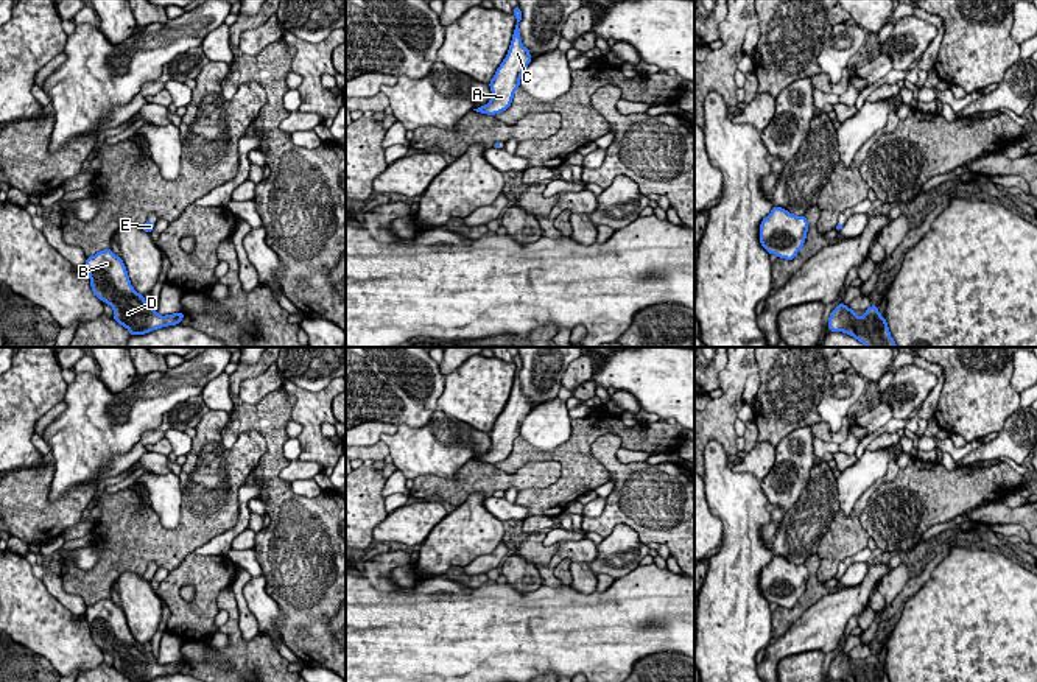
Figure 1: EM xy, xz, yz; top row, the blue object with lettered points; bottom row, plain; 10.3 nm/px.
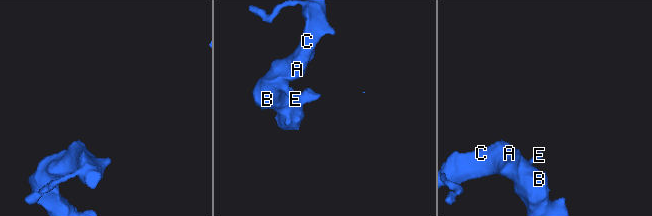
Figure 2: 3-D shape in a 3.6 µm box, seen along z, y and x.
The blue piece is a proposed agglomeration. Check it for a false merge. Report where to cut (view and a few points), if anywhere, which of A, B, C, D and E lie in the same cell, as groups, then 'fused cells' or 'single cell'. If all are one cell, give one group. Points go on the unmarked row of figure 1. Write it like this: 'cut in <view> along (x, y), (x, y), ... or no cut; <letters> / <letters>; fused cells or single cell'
no cut; A B C D E; single cell

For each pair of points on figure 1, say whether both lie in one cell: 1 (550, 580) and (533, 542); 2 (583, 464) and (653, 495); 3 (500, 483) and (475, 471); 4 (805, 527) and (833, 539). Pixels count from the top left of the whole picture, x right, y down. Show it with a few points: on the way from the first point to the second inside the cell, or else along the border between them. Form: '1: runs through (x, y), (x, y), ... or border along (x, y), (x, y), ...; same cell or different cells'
1: border along (558, 544), (558, 551), (545, 564), (536, 564); different cells
2: border along (590, 446), (590, 452), (604, 466), (611, 480); different cells
3: runs through (494, 480), (481, 477); same cell
4: border along (838, 513), (816, 551); different cells

